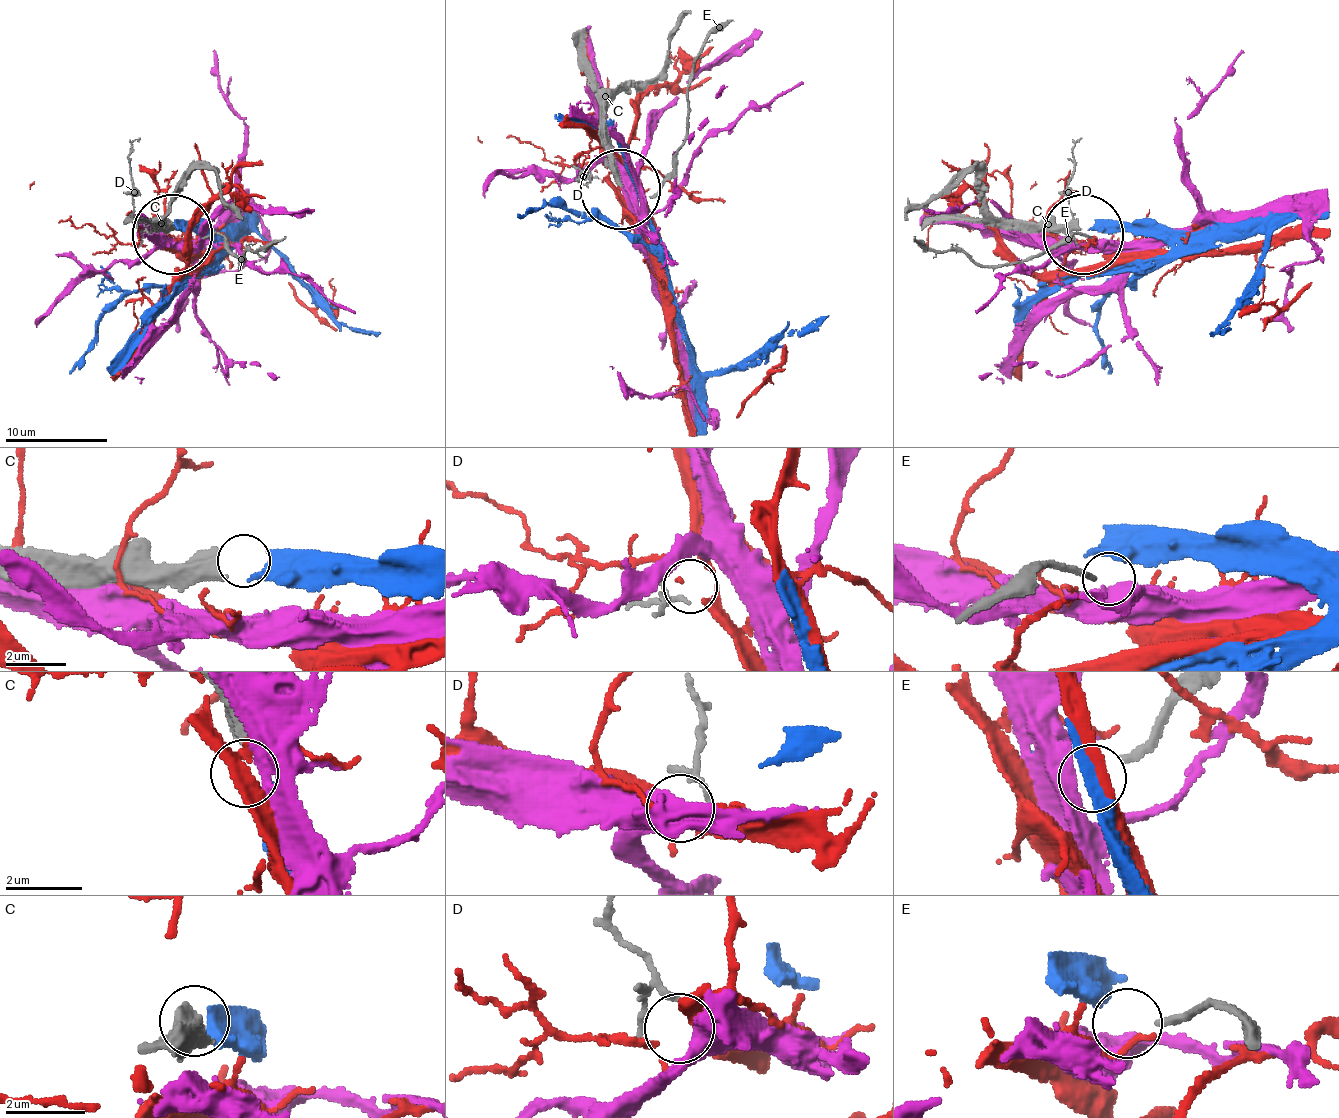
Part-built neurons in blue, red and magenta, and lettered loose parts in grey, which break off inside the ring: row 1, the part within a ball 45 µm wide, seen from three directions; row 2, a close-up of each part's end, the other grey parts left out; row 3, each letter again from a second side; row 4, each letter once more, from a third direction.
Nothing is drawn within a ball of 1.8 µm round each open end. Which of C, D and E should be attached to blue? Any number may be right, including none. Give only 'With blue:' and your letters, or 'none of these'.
With blue: C

